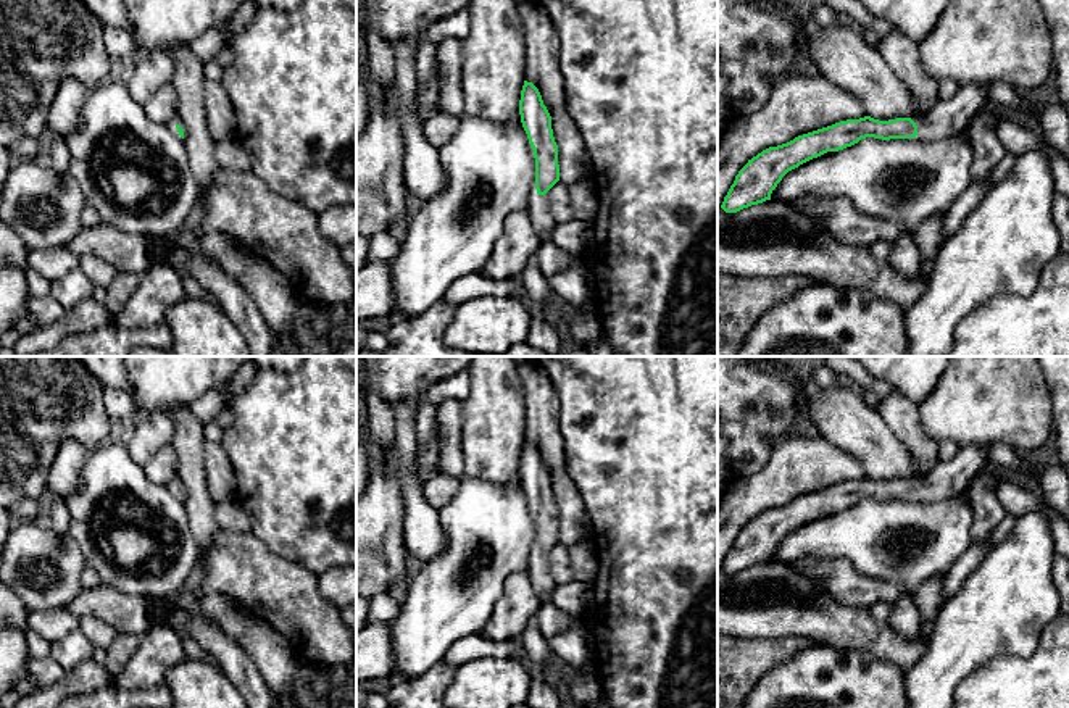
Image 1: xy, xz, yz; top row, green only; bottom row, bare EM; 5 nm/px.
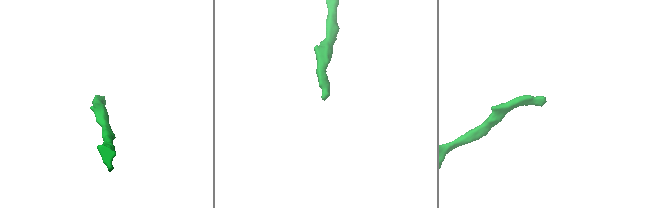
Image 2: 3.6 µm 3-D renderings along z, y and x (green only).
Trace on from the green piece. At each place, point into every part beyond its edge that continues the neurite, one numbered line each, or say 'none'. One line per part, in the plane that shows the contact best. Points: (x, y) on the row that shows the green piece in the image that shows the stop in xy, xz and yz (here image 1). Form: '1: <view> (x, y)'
1: yz (947, 118)

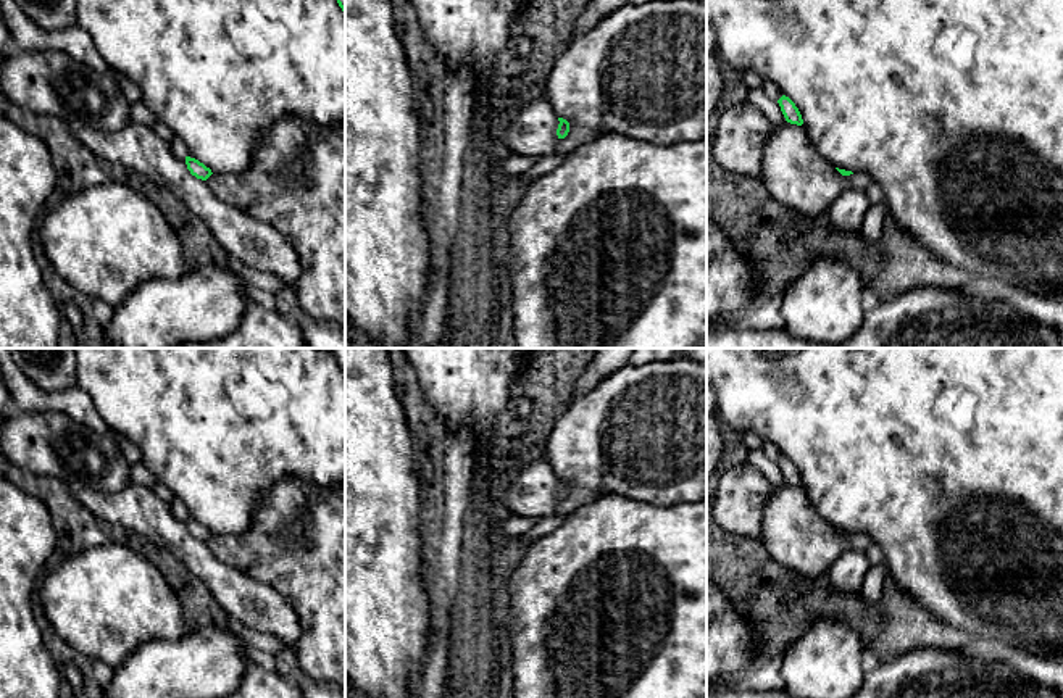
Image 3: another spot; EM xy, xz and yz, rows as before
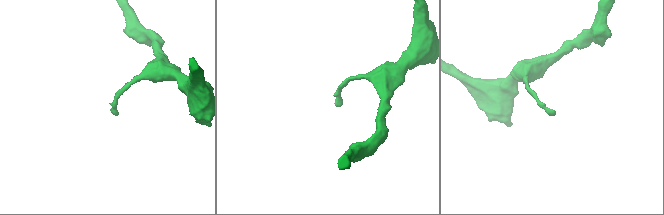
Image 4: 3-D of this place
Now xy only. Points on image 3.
none

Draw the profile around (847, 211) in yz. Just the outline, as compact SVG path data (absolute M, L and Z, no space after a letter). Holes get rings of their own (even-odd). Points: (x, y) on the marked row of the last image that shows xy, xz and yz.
M845 189L829 206L827 216L834 227L855 232L861 227L868 208L865 190Z

